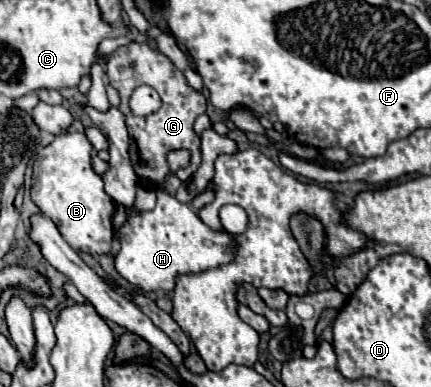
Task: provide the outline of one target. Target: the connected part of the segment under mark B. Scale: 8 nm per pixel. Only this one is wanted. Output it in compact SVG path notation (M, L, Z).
M66 132L56 136L52 144L40 148L36 154L30 194L32 202L44 216L50 216L72 248L88 254L108 254L114 244L112 214L116 204L104 192L102 178L92 170L90 150L92 144L84 134Z

